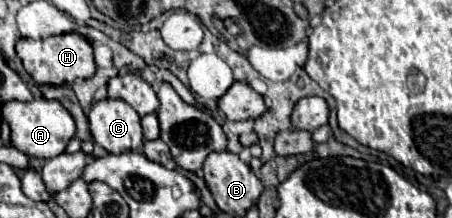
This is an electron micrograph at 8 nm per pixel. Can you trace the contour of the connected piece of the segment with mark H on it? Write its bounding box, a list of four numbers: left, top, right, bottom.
[16,33,96,85]

